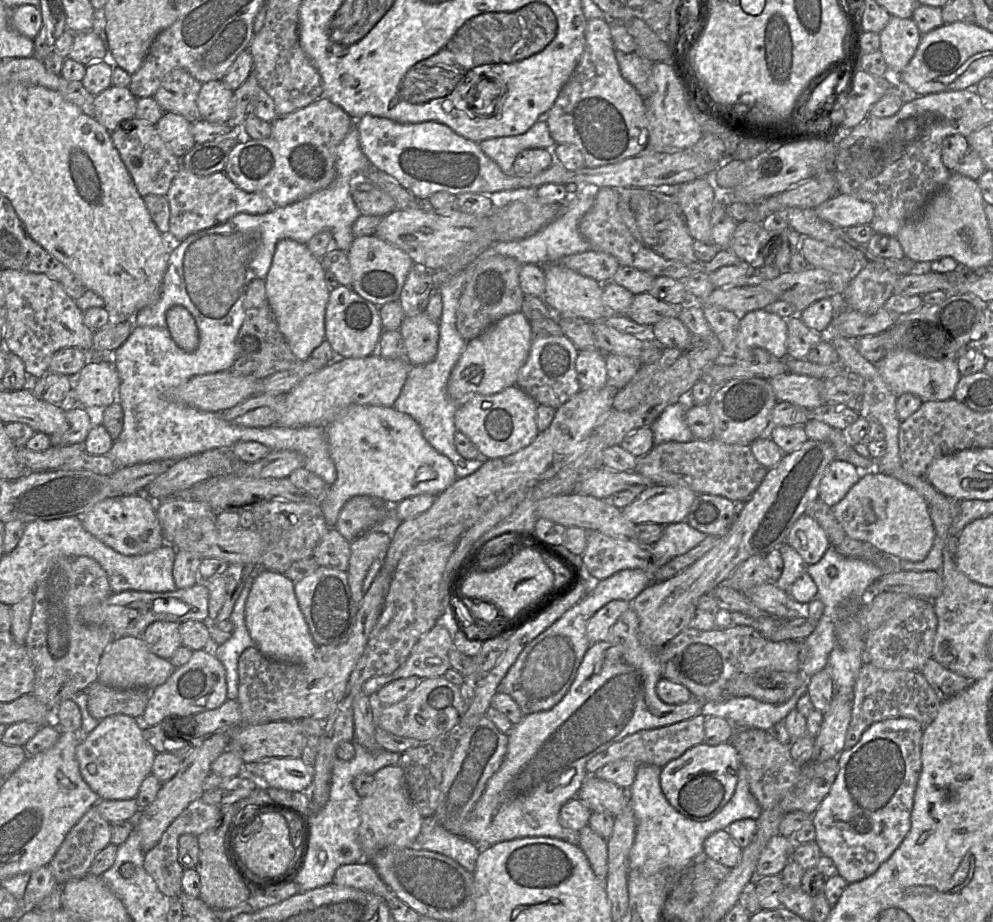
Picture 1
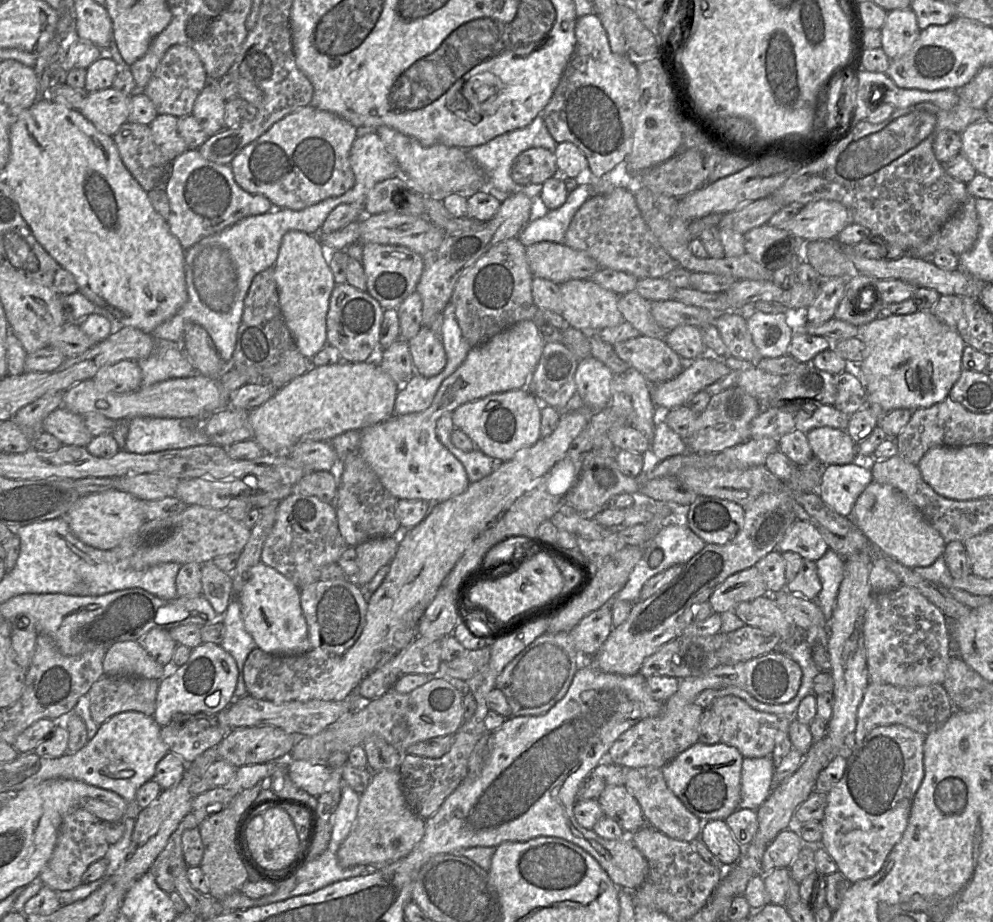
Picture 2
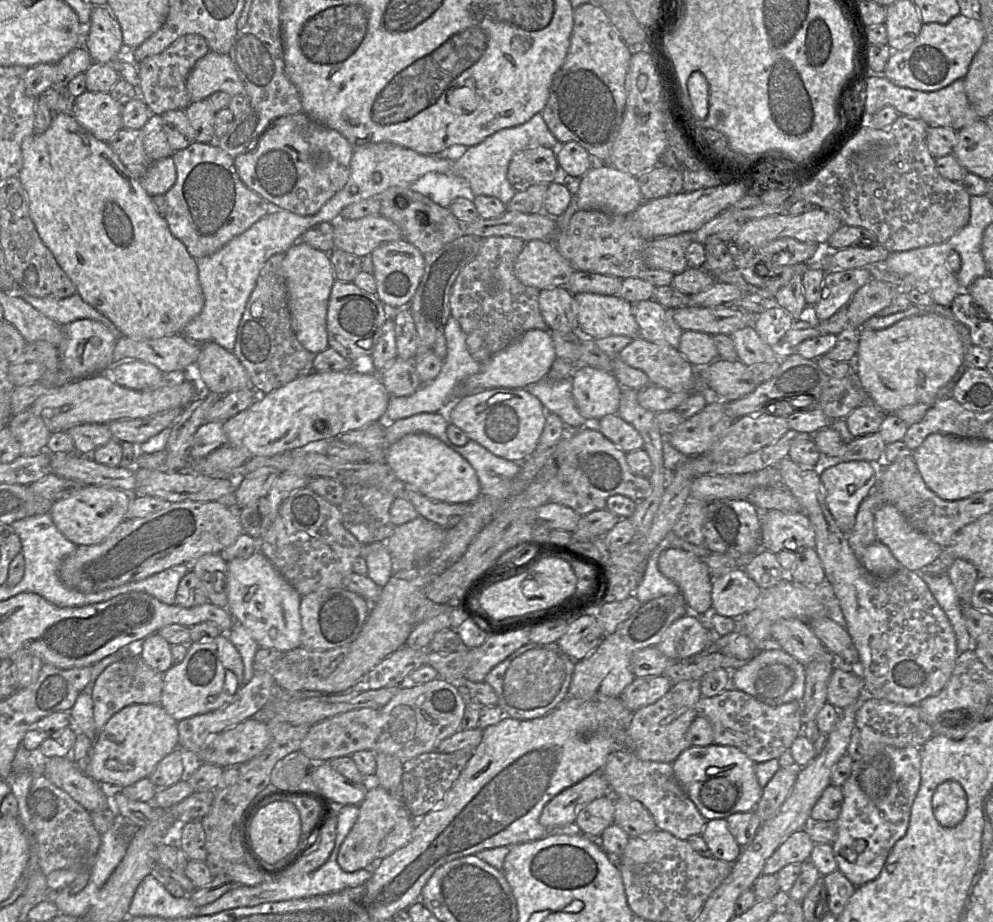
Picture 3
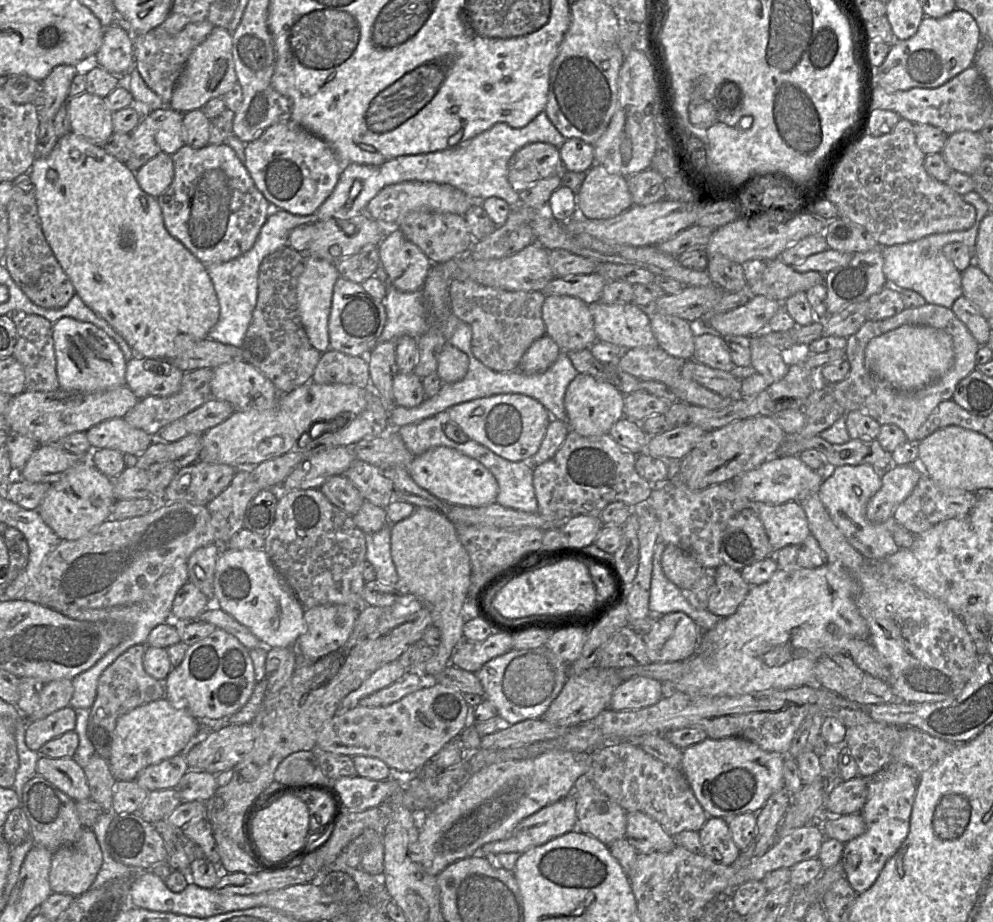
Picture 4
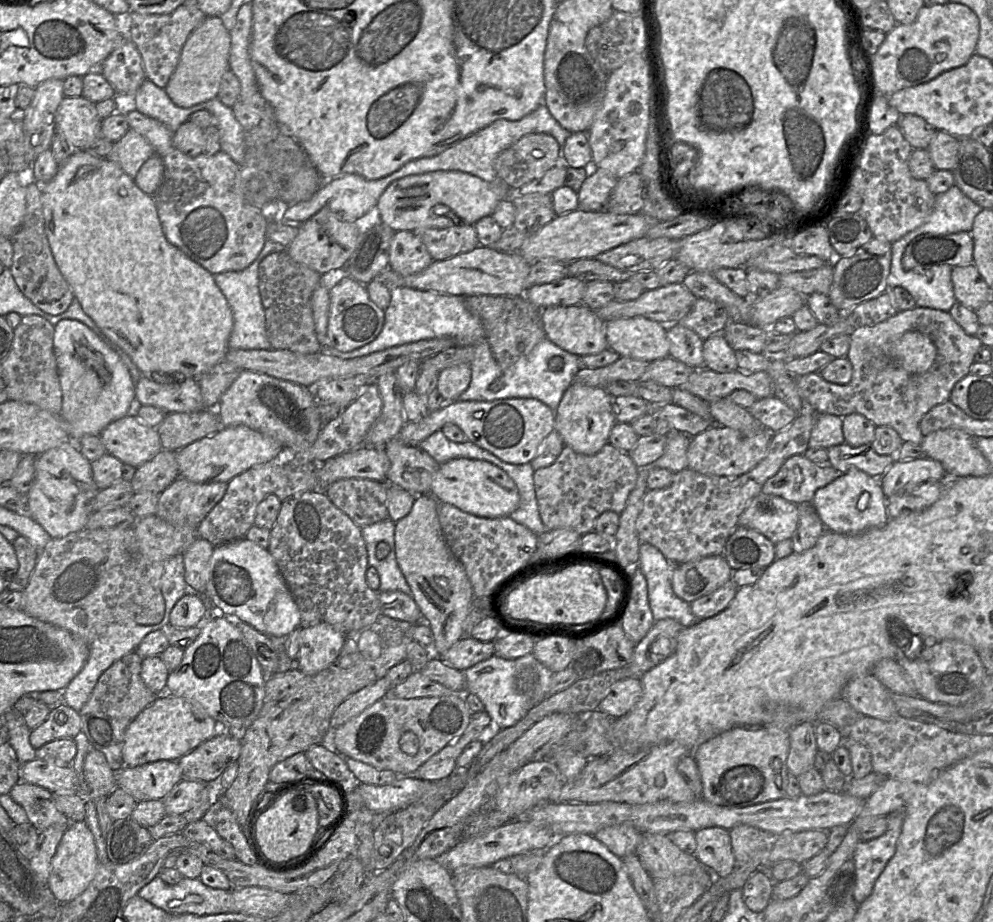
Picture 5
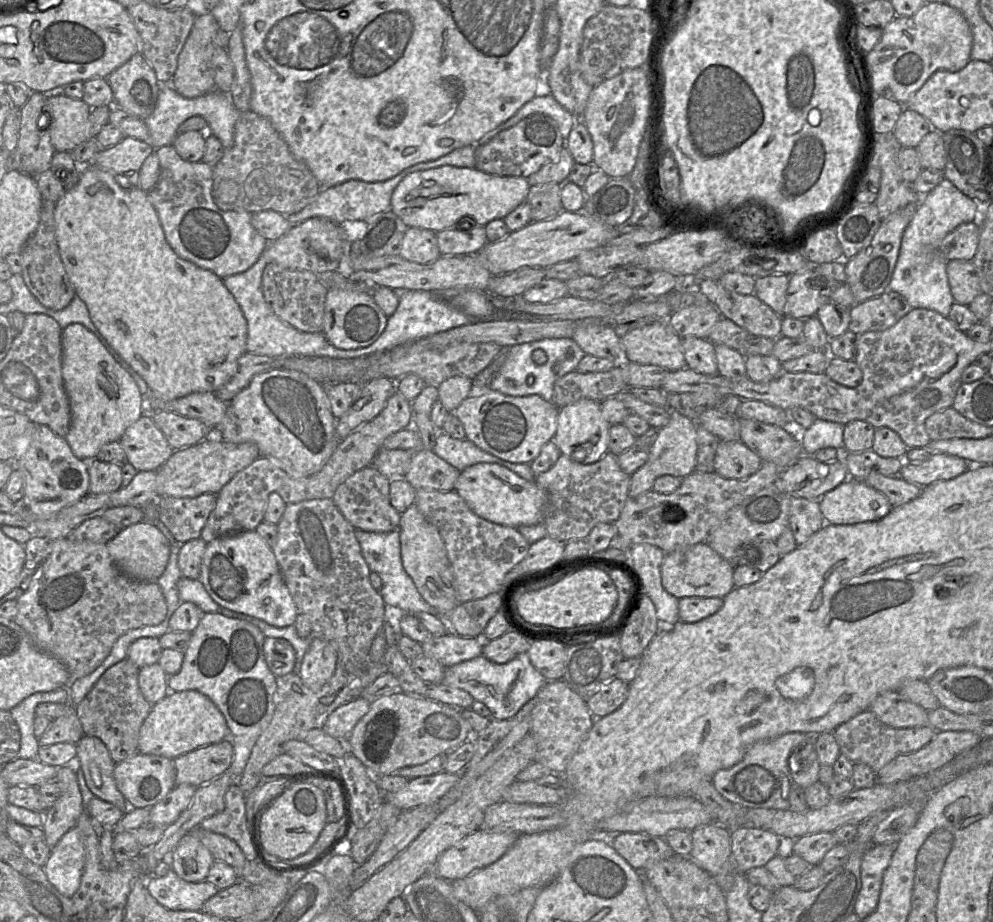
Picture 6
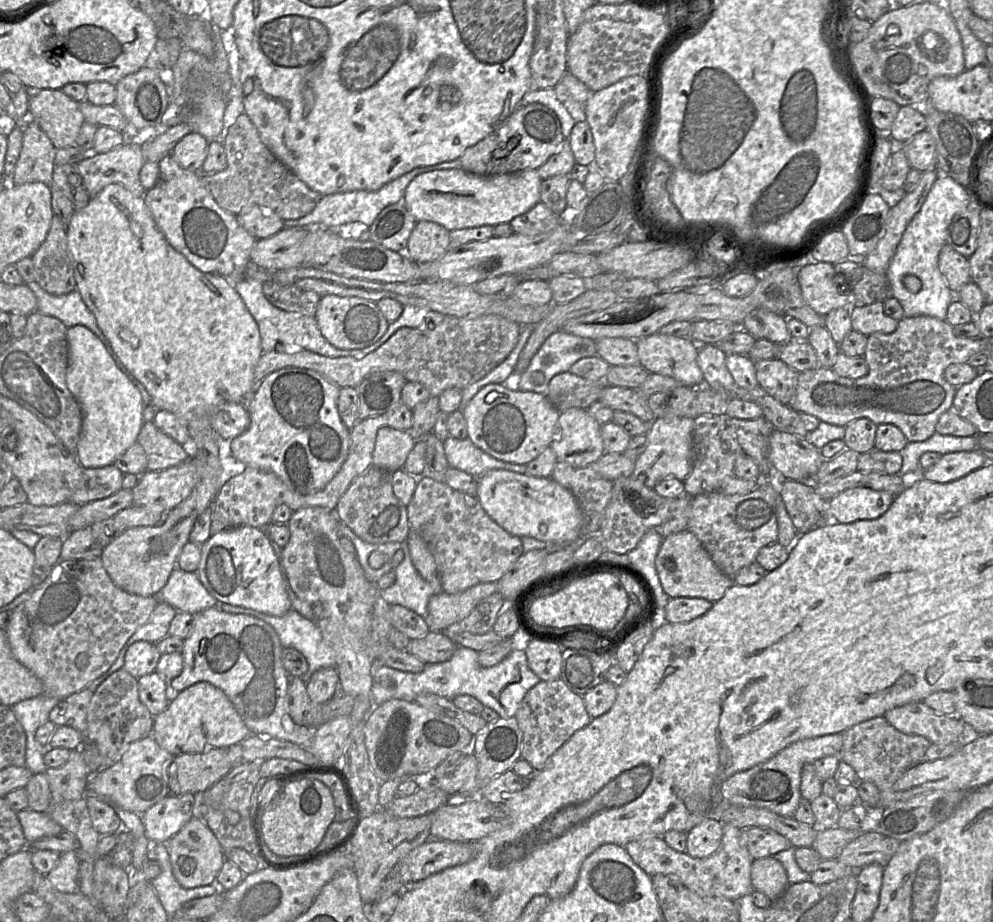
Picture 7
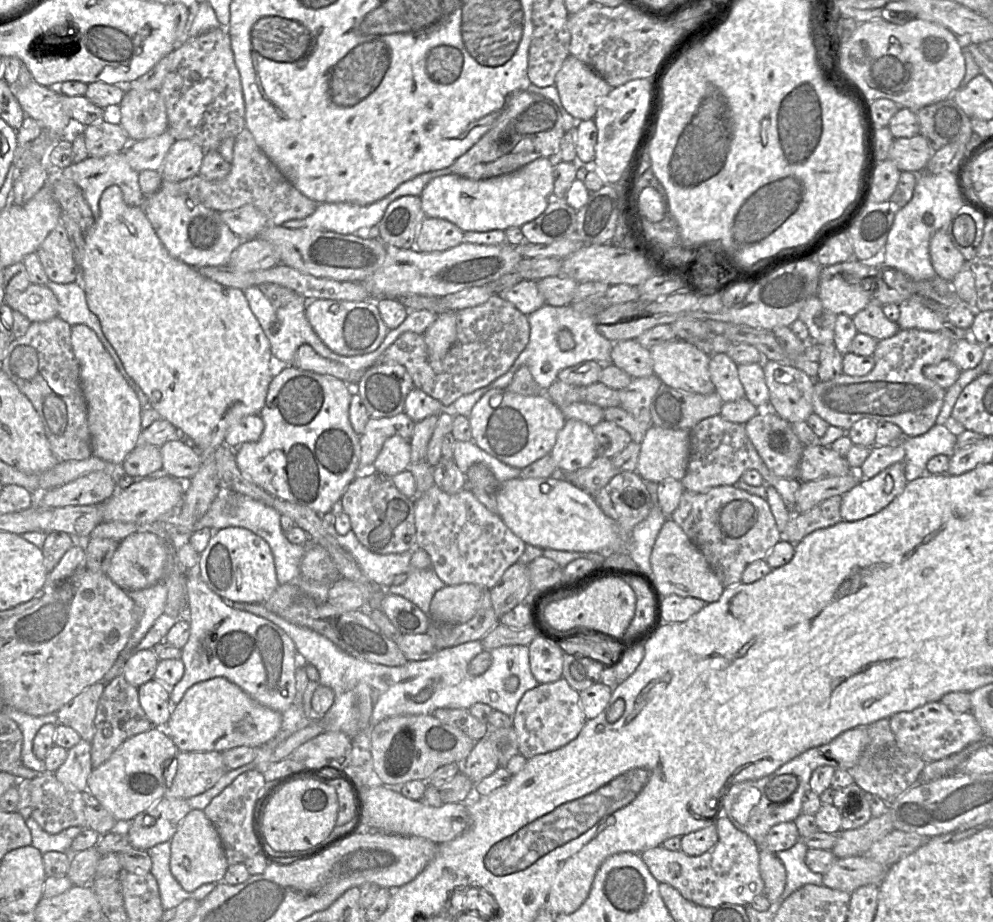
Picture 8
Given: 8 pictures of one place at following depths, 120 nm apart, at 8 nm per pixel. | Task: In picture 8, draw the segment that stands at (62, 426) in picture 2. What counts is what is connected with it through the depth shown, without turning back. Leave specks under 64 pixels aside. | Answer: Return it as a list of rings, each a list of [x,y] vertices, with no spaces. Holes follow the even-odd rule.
[[[187,440],[168,441],[160,447],[162,472],[181,481],[189,481],[199,470],[198,451]]]

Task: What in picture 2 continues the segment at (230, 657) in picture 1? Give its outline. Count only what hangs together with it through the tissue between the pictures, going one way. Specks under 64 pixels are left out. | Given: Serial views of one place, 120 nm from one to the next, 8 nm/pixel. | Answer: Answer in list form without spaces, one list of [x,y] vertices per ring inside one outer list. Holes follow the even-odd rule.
[[[238,598],[232,599],[221,619],[225,625],[225,637],[220,645],[234,657],[237,663],[238,681],[234,697],[238,699],[247,695],[243,666],[249,653],[257,648],[257,645],[253,637],[245,629],[241,603]]]

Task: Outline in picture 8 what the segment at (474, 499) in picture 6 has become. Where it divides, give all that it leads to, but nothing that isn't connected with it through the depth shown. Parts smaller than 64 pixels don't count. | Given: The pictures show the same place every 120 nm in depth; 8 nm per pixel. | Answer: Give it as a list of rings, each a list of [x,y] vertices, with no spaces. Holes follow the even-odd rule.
[[[562,475],[548,478],[514,478],[499,485],[496,492],[498,515],[504,524],[525,544],[541,549],[569,552],[628,553],[628,540],[619,536],[619,528],[606,516],[590,494],[572,484]]]

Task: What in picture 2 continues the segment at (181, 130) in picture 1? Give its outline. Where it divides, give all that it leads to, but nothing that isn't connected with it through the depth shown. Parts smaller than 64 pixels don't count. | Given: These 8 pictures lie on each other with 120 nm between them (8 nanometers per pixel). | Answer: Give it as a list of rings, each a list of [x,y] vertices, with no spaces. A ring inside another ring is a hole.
[[[157,114],[149,125],[152,137],[168,161],[173,161],[188,149],[177,129],[178,118],[170,114]]]

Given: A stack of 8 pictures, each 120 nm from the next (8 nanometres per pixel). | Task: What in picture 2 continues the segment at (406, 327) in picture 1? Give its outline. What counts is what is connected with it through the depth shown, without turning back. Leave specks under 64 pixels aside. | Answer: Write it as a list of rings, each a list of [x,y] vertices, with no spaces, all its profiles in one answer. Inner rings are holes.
[[[422,326],[407,343],[416,373],[429,378],[443,370],[446,364],[443,344],[429,327]]]

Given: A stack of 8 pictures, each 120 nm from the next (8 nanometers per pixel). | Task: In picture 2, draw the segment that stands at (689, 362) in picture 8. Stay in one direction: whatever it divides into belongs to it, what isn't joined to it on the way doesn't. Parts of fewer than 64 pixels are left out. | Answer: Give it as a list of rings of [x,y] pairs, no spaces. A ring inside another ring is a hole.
[[[590,279],[570,280],[560,285],[562,317],[573,328],[584,333],[599,333],[607,327],[621,324],[623,316],[618,309],[618,297]]]

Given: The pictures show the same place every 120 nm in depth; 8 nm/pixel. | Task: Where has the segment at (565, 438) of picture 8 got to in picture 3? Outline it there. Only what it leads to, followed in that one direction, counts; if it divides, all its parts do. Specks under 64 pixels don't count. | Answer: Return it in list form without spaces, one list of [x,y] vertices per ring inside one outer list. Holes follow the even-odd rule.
[[[579,365],[572,376],[572,394],[579,413],[590,423],[594,424],[603,417],[616,414],[623,387],[612,373],[593,368],[587,365]]]

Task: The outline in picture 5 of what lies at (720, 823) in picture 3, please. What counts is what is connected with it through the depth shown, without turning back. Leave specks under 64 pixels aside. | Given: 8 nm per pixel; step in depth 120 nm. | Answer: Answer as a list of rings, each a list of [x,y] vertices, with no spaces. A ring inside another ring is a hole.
[[[708,827],[694,834],[697,844],[695,857],[700,863],[715,877],[729,875],[736,864],[729,831],[721,827]]]

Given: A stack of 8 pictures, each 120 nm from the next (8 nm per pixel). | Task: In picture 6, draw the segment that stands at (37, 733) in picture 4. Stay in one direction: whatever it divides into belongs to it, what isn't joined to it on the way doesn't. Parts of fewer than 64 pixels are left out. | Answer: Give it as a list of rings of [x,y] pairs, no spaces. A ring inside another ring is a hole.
[[[76,710],[52,720],[50,727],[38,739],[40,747],[56,743],[77,744],[83,737],[84,731]]]

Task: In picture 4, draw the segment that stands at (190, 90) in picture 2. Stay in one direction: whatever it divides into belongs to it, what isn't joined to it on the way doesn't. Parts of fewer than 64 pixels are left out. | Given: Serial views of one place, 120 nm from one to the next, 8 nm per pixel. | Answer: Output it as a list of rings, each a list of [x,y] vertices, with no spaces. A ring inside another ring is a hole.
[[[201,21],[186,25],[179,33],[169,35],[161,29],[161,24],[144,34],[133,34],[134,40],[134,67],[138,70],[147,86],[155,92],[166,105],[170,105],[176,83],[185,67],[191,52],[214,29],[209,21]]]

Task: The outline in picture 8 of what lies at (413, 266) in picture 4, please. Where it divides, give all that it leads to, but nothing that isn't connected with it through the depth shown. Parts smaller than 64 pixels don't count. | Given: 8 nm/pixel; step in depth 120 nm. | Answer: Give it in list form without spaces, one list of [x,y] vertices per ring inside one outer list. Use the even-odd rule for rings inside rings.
[[[425,217],[414,247],[420,252],[445,251],[463,243],[463,235],[458,226],[445,219]]]

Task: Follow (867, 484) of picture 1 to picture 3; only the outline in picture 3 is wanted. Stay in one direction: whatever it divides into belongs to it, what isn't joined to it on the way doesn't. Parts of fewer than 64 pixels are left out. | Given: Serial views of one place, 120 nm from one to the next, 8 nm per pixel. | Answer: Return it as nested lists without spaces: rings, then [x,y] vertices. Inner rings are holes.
[[[884,503],[875,513],[876,540],[885,544],[903,568],[920,572],[933,562],[943,547],[915,529],[891,504]]]

